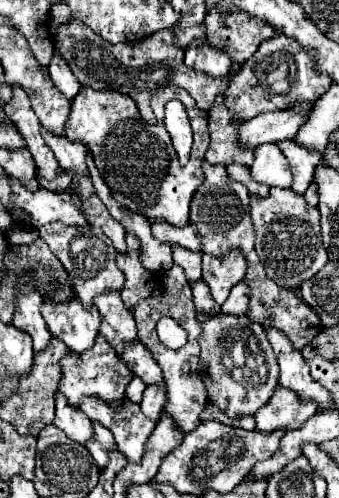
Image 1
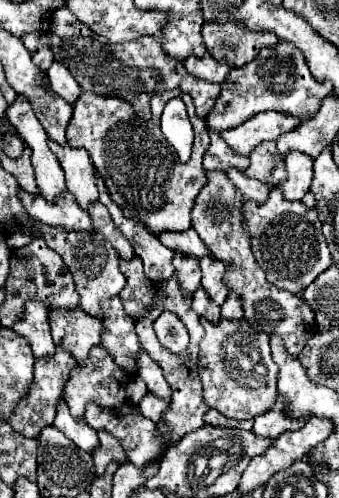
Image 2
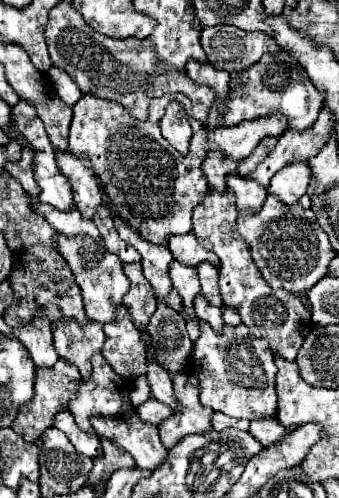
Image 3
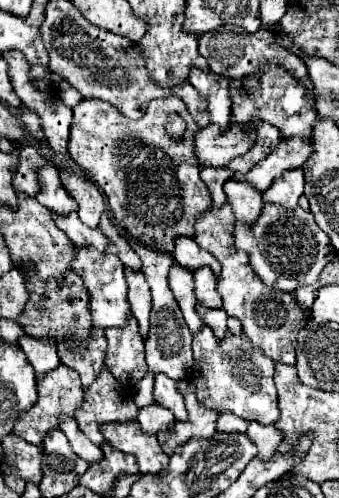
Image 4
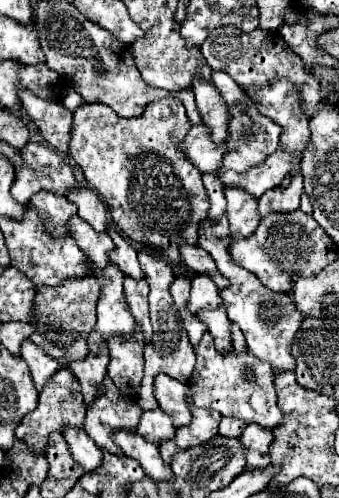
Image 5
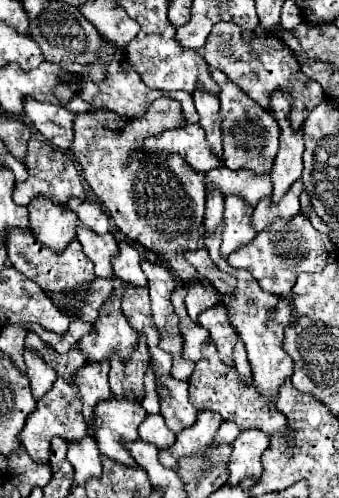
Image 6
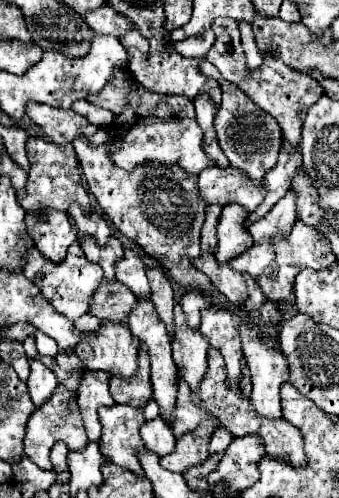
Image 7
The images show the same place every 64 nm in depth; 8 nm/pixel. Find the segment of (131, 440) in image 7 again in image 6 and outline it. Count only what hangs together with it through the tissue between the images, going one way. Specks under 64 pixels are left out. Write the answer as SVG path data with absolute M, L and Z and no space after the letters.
M114 396L94 408L94 440L98 450L120 464L134 464L122 440L138 440L138 426L146 418L142 404L120 402Z

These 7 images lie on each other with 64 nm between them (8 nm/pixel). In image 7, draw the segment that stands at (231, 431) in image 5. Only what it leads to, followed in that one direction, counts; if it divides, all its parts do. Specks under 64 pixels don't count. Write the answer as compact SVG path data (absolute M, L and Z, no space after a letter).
M220 426L220 430L216 430L212 434L212 442L210 442L210 454L214 452L224 452L224 448L228 448L228 444L232 442L232 434L228 434L228 428Z

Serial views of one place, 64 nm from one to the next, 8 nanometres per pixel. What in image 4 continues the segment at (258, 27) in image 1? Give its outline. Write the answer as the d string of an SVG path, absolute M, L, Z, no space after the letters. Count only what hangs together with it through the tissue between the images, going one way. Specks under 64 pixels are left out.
M218 28L218 30L212 30L212 32L204 32L204 36L200 36L200 54L208 60L208 66L210 66L212 72L228 76L228 78L236 78L236 80L242 80L242 78L258 72L260 64L264 60L266 62L270 60L270 62L276 62L276 64L284 66L286 70L290 70L300 84L314 90L312 80L308 78L308 72L304 68L304 62L298 60L298 56L280 48L276 44L276 36L268 30L258 30L254 34L248 34L242 28Z

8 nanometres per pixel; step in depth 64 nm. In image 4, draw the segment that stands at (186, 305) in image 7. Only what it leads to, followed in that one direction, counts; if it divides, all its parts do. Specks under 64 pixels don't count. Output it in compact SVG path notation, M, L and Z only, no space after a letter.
M198 268L194 272L196 280L196 298L208 308L222 308L220 294L216 292L216 276L212 274L212 268Z

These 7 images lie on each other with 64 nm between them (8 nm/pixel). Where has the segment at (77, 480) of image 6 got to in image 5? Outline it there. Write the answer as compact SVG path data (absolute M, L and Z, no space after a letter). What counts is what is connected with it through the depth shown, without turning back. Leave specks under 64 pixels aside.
M66 428L64 438L70 446L70 452L76 462L84 466L86 472L92 472L102 462L102 450L96 448L96 444L88 438L88 434L82 428Z

